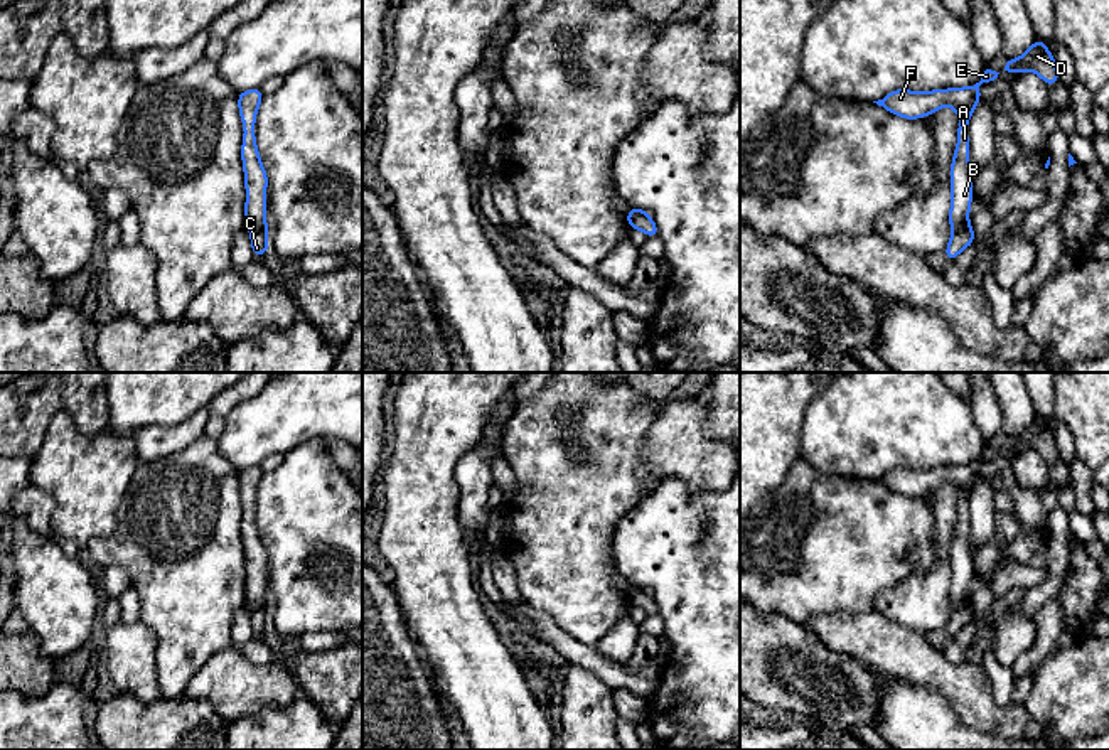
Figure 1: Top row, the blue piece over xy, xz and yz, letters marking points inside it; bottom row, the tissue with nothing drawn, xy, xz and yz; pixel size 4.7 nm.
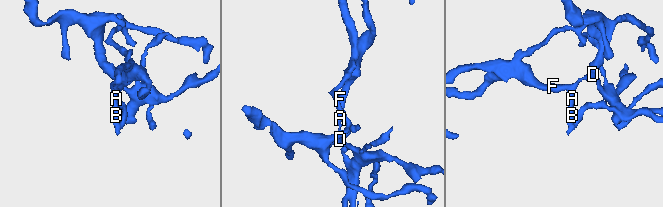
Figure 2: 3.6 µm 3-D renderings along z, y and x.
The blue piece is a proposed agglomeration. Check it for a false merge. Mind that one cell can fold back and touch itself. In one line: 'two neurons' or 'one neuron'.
two neurons

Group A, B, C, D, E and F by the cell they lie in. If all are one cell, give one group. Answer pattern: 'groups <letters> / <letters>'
groups A B D E F / C

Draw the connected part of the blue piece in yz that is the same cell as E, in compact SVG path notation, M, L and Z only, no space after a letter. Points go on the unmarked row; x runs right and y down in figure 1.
M986 447L981 458L974 463L927 470L895 467L883 477L873 479L890 490L907 497L929 494L942 484L952 484L957 489L957 524L951 543L952 581L949 600L952 610L962 607L969 600L969 583L972 578L967 501L974 485L981 480L979 463L994 458L998 452L999 450L996 448Z

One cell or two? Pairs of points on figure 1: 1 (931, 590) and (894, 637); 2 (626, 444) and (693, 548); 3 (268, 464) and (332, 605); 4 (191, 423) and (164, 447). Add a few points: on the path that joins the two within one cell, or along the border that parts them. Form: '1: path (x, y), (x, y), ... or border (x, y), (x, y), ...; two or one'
1: border (873, 609), (924, 634); two
2: border (658, 486), (624, 514); two
3: border (283, 455), (272, 454), (258, 464); two
4: path (184, 430), (171, 440); one

